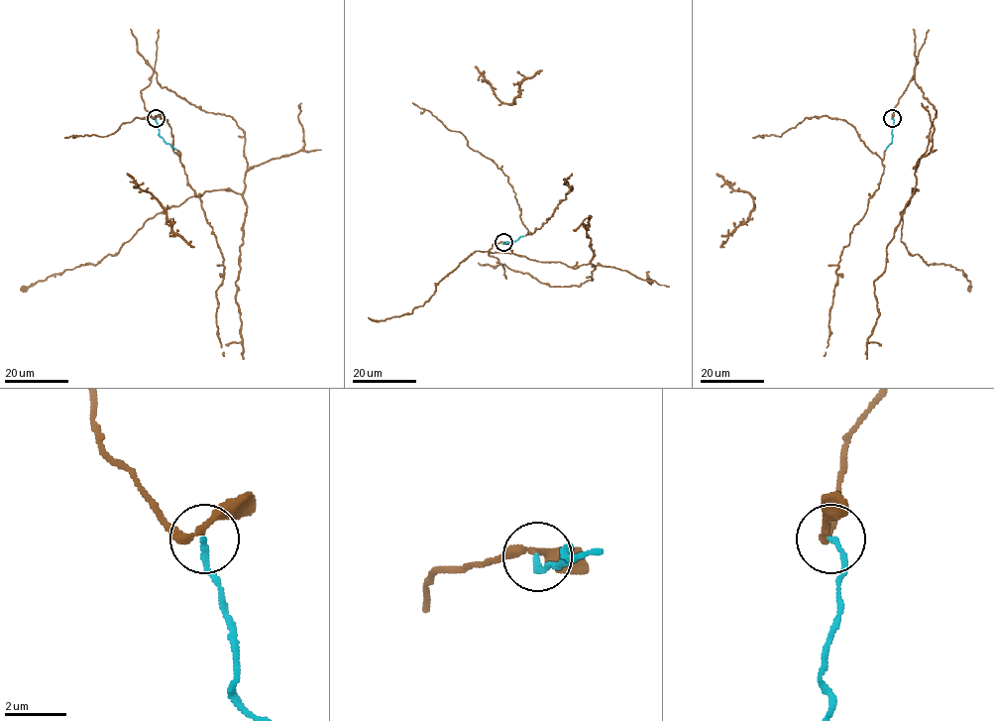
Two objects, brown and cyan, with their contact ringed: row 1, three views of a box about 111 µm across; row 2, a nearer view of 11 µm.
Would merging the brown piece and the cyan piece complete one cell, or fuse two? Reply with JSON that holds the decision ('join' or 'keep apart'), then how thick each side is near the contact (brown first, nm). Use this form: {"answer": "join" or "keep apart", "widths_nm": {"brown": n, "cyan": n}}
{"answer": "join", "widths_nm": {"brown": 260, "cyan": 180}}

